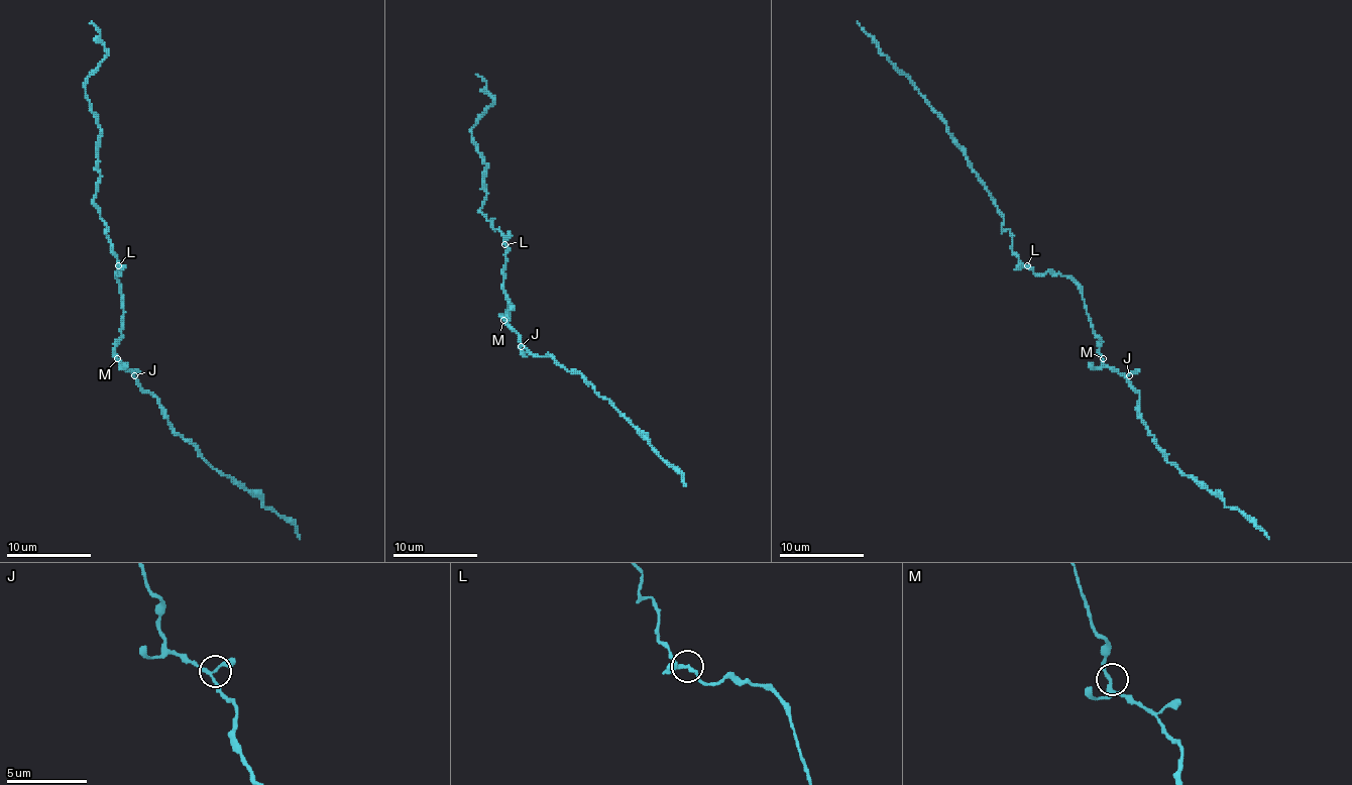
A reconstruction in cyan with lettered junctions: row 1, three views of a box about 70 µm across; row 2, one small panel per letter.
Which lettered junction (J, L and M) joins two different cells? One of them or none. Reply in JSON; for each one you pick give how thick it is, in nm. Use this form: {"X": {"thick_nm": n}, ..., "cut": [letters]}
{"cut": []}

